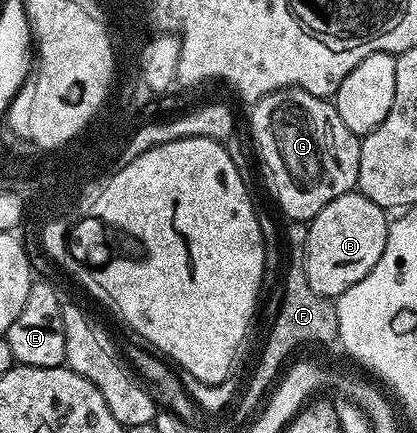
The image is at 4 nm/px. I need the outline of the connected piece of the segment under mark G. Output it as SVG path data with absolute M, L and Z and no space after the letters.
M290 86L254 99L252 106L255 107L251 110L251 134L271 177L275 202L283 209L284 219L310 223L325 204L356 189L361 138L345 128L334 101Z

